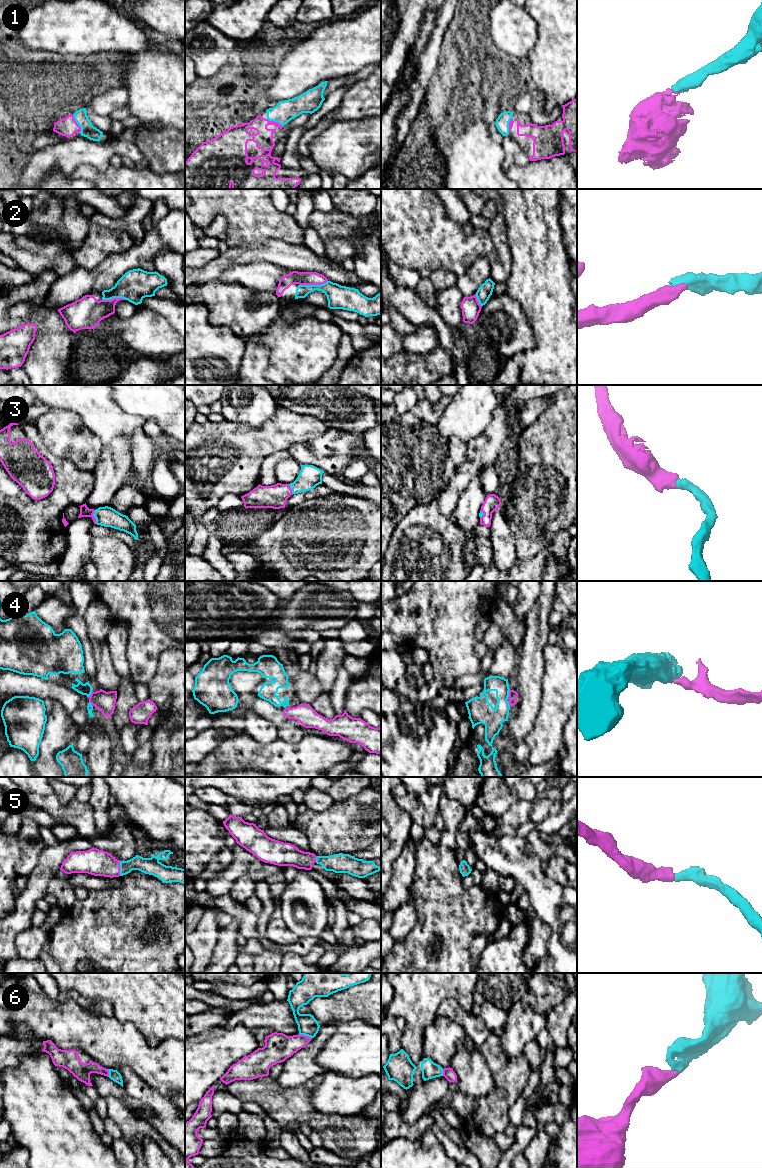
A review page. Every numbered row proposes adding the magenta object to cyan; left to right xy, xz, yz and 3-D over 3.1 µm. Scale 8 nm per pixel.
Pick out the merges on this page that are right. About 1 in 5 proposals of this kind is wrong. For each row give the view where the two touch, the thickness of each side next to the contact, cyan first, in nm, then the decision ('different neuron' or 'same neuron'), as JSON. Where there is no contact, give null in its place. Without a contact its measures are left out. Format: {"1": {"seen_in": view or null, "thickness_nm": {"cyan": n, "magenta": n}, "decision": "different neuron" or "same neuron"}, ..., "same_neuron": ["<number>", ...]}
{"1": {"seen_in": "xy", "thickness_nm": {"cyan": 110, "magenta": 150}, "decision": "same neuron"}, "2": {"seen_in": "xz", "thickness_nm": {"cyan": 190, "magenta": 110}, "decision": "same neuron"}, "3": {"seen_in": "xy", "thickness_nm": {"cyan": 160, "magenta": 80}, "decision": "same neuron"}, "4": {"seen_in": "yz", "thickness_nm": {"cyan": 180, "magenta": 70}, "decision": "different neuron"}, "5": {"seen_in": "xy", "thickness_nm": {"cyan": 140, "magenta": 220}, "decision": "same neuron"}, "6": {"seen_in": "xz", "thickness_nm": {"cyan": 160, "magenta": 220}, "decision": "same neuron"}, "same_neuron": ["1", "2", "3", "5", "6"]}

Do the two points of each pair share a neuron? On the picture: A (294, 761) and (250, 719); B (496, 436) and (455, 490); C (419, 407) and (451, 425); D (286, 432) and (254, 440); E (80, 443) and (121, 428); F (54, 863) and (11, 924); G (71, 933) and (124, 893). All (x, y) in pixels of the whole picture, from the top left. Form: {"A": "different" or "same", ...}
{"A": "different", "B": "same", "C": "different", "D": "same", "E": "different", "F": "same", "G": "same"}

